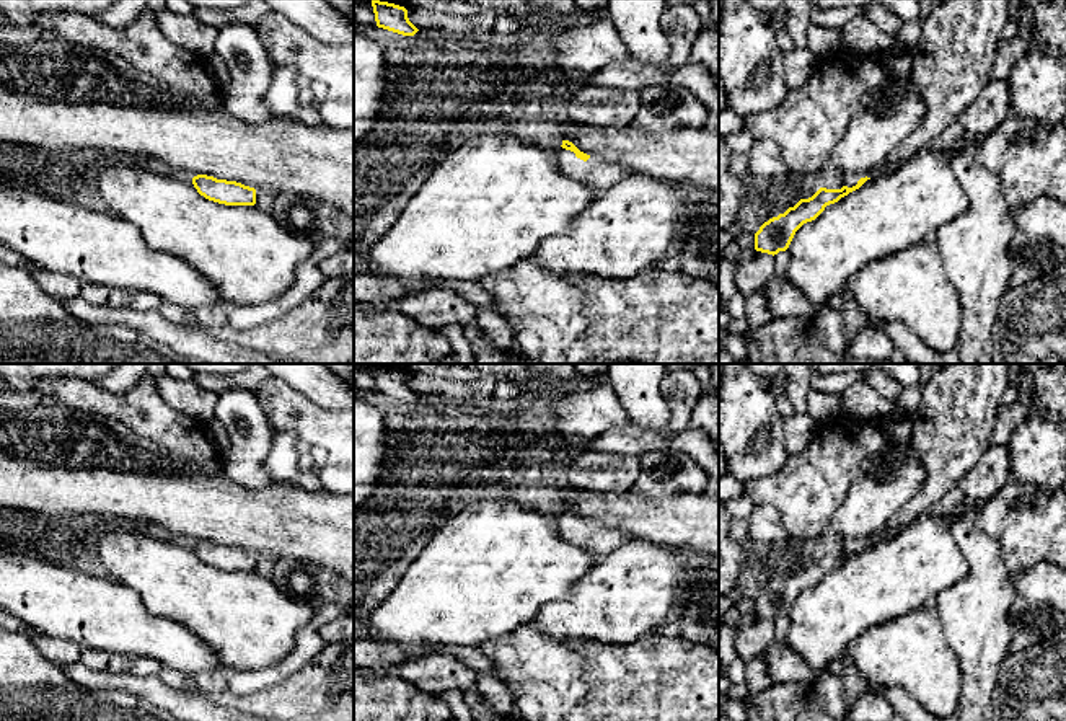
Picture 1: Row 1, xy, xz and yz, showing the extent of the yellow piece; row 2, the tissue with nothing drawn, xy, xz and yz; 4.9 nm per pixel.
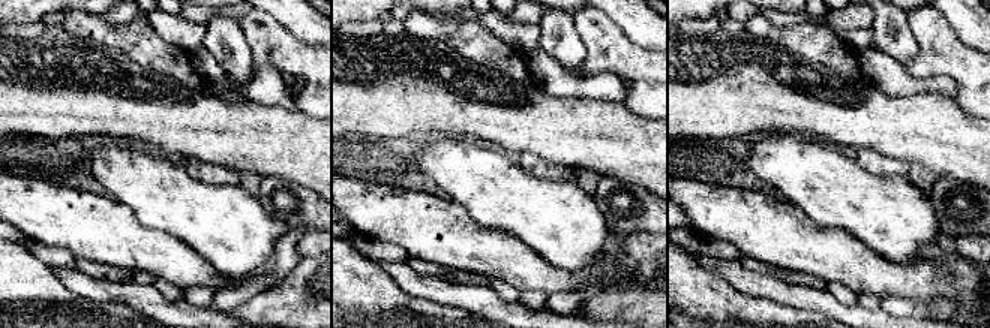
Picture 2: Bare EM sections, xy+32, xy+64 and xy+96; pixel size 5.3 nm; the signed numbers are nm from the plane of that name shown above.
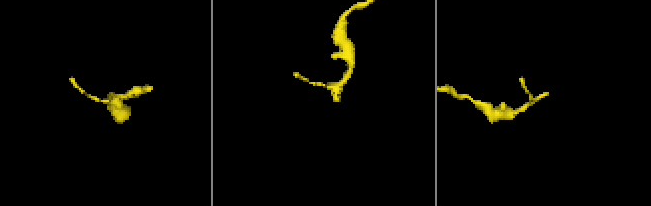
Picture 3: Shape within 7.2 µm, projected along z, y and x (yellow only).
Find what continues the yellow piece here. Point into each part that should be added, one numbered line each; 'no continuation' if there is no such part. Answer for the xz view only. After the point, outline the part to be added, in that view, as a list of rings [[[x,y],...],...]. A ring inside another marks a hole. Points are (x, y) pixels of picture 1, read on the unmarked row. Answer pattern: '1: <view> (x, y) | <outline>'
1: xz (599, 540) | [[[562,512],[556,514],[556,519],[561,538],[590,551],[598,561],[626,542],[626,537],[614,529],[597,524],[584,527],[574,517]]]

